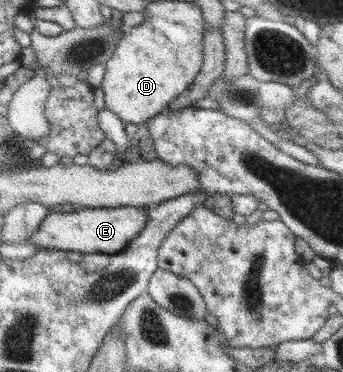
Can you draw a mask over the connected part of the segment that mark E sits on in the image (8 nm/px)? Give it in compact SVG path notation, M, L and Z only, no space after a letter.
M119 206L113 208L80 207L72 212L50 211L43 217L39 227L29 235L27 243L41 249L55 249L81 254L114 254L123 250L129 241L137 236L146 222L146 210L149 207L133 208L131 206Z

